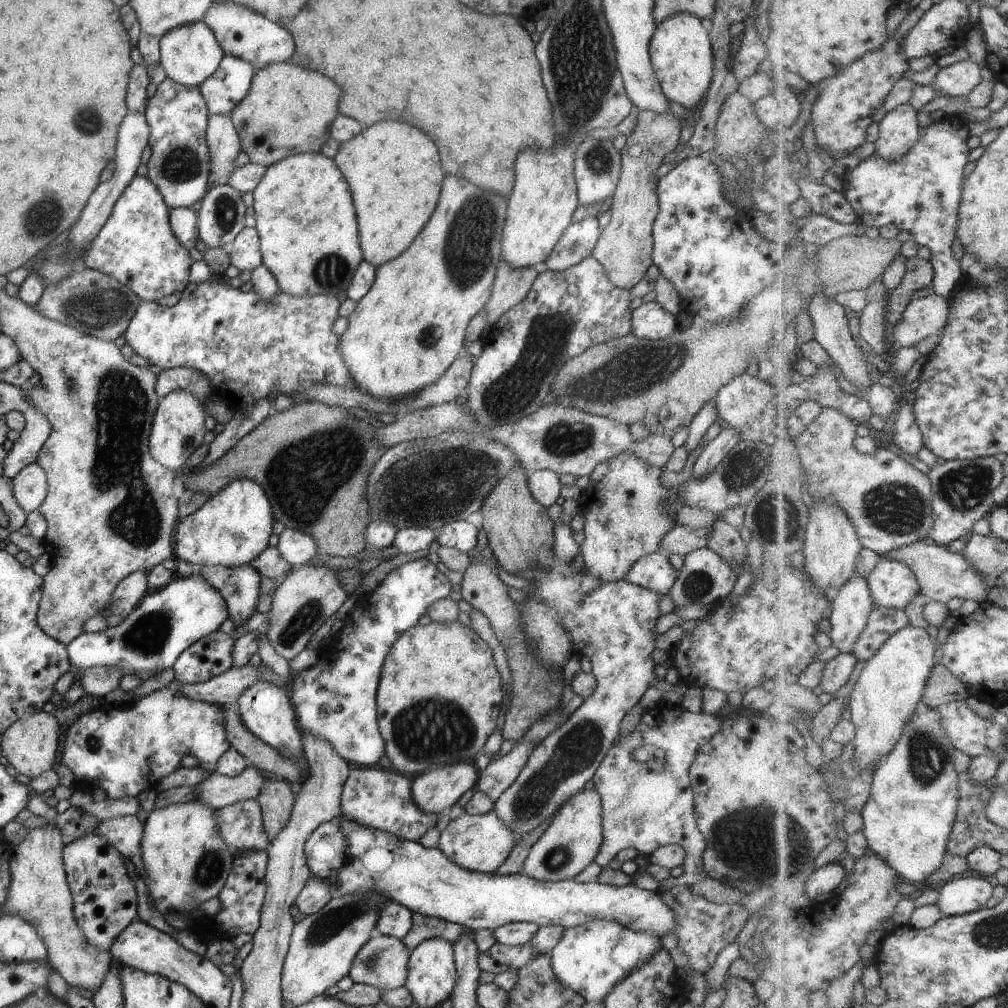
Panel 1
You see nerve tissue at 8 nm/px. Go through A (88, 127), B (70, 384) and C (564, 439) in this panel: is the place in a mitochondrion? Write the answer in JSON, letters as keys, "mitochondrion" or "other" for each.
{"A":"mitochondrion","B":"mitochondrion","C":"mitochondrion"}

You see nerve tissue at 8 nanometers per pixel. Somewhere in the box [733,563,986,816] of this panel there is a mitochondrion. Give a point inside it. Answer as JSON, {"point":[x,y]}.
{"point":[929,754]}

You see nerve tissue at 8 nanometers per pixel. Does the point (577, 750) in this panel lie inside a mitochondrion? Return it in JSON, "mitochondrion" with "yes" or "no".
{"mitochondrion":"yes"}

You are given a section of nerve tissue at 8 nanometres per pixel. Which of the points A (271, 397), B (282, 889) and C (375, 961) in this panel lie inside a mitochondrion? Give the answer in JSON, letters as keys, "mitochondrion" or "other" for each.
{"A":"other","B":"other","C":"mitochondrion"}

